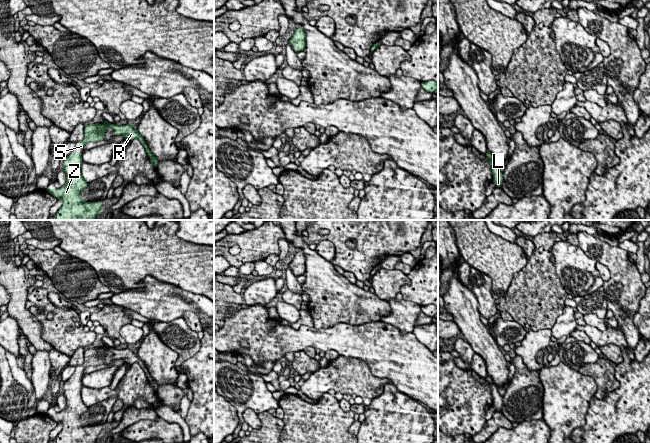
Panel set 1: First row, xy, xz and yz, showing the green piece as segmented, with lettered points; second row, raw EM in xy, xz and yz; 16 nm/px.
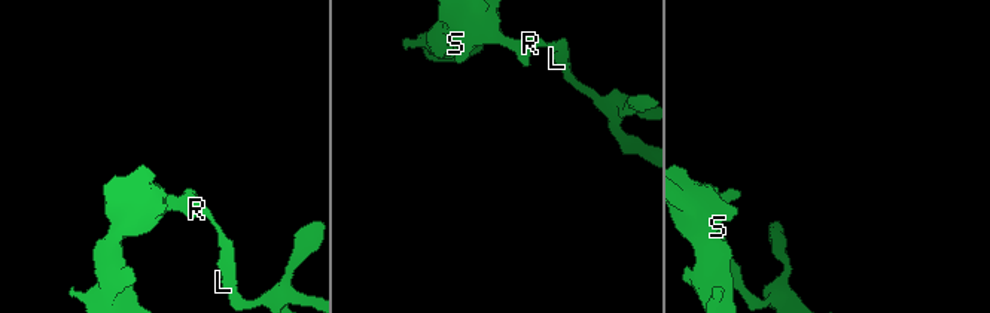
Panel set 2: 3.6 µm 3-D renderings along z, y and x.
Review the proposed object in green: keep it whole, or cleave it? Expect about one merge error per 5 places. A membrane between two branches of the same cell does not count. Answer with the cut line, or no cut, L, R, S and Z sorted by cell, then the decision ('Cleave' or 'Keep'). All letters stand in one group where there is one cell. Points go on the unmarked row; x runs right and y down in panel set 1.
Split along xy (152, 378), (149, 381). Groups: L / R S Z. Cleave

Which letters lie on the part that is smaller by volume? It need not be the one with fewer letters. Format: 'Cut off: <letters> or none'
Cut off: R, S, Z

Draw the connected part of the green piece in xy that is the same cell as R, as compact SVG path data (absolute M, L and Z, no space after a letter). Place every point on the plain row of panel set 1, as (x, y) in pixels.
M103 344L103 348L95 347L95 348L89 348L86 351L84 351L84 363L81 365L80 369L76 369L78 373L83 373L84 369L89 366L98 366L102 363L104 363L104 359L106 356L106 351L109 350L113 354L113 359L123 359L124 363L133 364L138 363L141 368L144 370L146 377L148 381L153 379L148 371L148 369L145 367L143 361L138 357L137 354L135 354L130 347L126 349L115 349L108 347L106 344Z

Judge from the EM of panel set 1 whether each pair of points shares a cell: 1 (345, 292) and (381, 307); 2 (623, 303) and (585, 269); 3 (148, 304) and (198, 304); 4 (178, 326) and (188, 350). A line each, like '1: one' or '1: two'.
1: one
2: two
3: one
4: one

